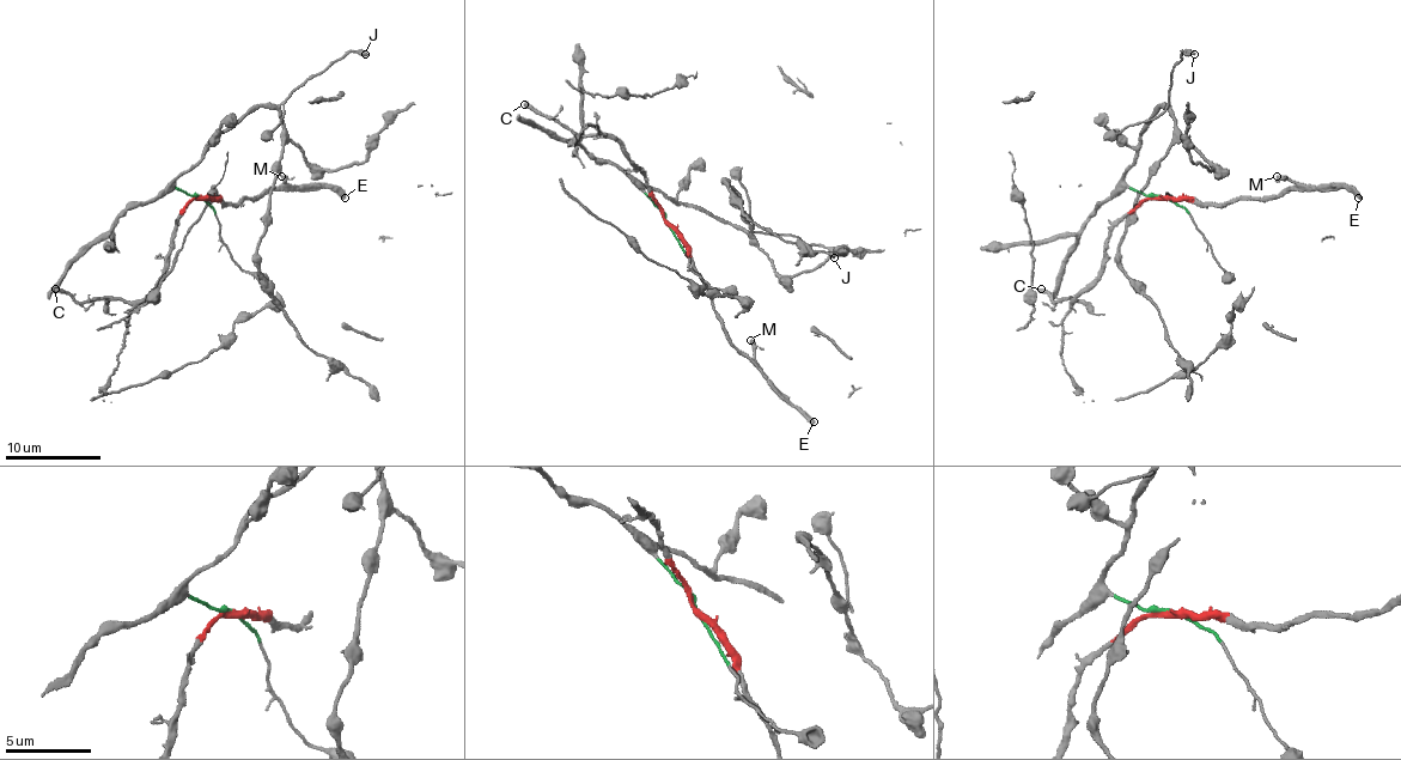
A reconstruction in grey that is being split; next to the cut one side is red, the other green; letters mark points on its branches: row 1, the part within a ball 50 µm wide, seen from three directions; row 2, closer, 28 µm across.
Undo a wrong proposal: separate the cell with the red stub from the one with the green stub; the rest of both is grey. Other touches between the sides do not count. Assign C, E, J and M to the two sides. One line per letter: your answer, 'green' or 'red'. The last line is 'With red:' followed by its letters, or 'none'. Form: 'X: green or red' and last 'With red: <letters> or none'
C: red
E: red
J: green
M: red
With red: C, E, M

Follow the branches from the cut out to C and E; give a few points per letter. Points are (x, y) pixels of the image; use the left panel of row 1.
C: (200, 198), (195, 198), (174, 231), (166, 272), (142, 301), (104, 298), (75, 303), (54, 289)
E: (200, 198), (236, 202), (280, 188), (335, 188), (345, 198)

